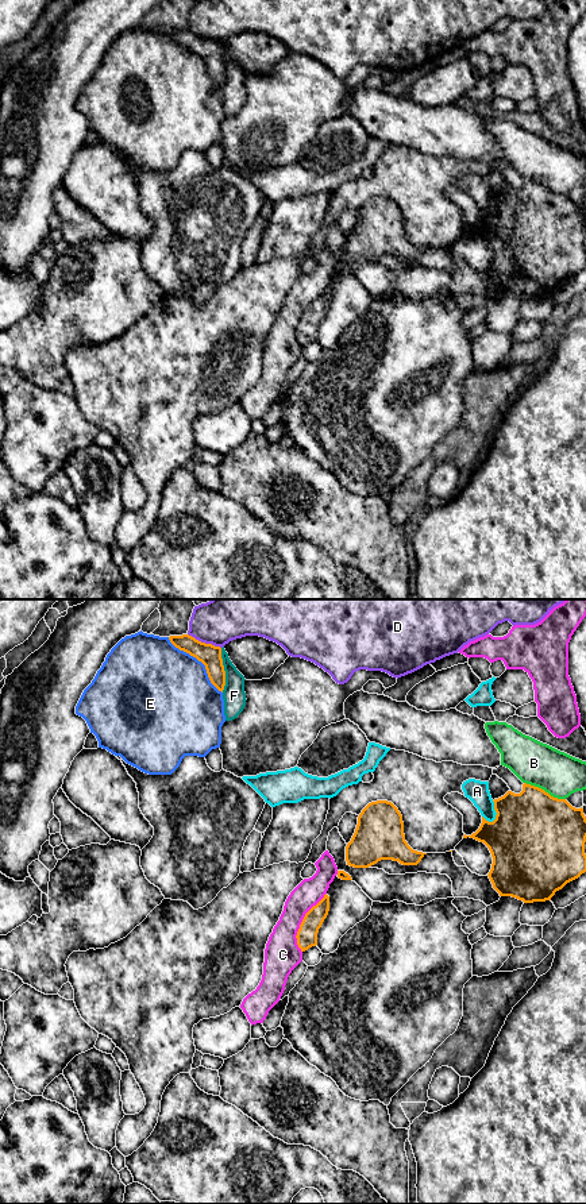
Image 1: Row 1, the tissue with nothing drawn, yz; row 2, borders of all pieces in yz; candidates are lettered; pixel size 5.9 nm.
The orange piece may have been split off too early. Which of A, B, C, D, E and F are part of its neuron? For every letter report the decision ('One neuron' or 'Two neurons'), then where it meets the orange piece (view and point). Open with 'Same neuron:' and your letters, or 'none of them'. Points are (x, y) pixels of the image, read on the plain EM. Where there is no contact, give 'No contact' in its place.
Same neuron: none of them
A: Two neurons. Touches orange at yz (496, 207)
B: Two neurons. Touches orange at yz (543, 185)
C: Two neurons. Touches orange at yz (301, 317)
D: Two neurons. Touches orange at yz (204, 38)
E: Two neurons. Touches orange at yz (199, 56)
F: Two neurons. Touches orange at yz (223, 65)

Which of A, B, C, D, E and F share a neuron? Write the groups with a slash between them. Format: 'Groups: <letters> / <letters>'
Groups: A F / B / C / D / E

